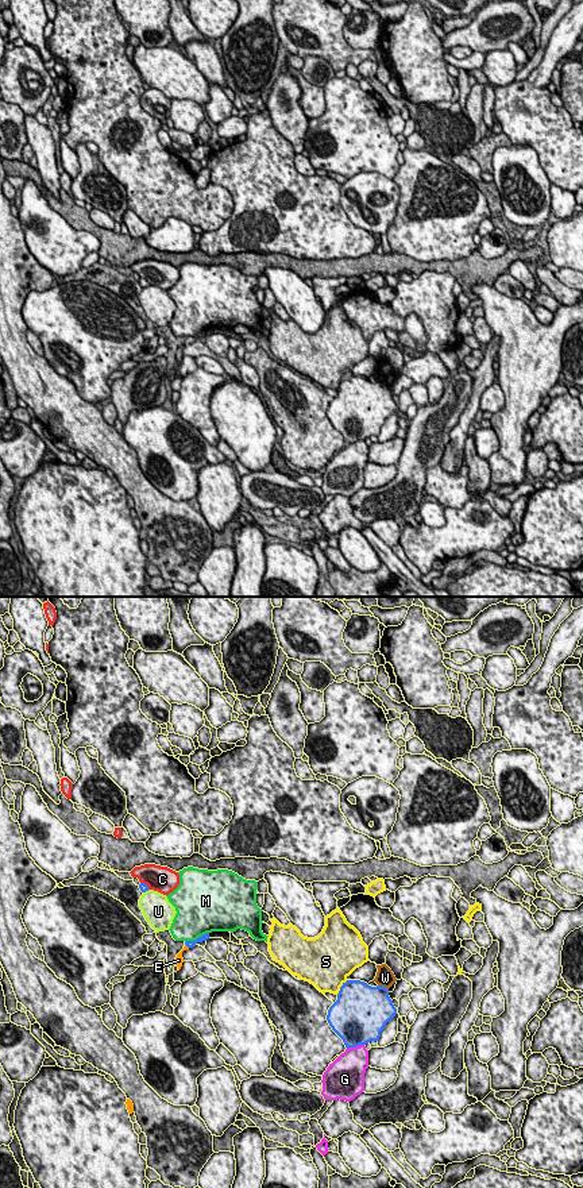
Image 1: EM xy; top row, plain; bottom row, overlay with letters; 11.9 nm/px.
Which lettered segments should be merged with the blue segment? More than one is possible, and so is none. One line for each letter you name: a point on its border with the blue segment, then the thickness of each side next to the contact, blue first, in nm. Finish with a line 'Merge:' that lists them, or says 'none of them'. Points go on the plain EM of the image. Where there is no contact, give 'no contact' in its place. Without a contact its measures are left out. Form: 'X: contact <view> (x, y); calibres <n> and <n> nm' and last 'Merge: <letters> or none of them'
E: contact xy (186, 340); calibres 90 and 100 nm
Merge: E

